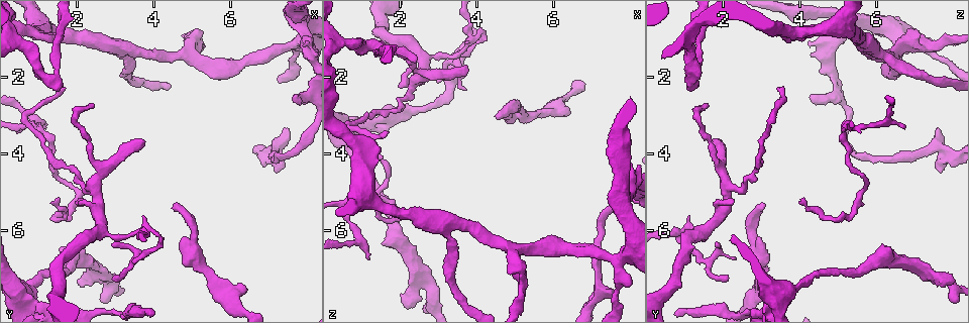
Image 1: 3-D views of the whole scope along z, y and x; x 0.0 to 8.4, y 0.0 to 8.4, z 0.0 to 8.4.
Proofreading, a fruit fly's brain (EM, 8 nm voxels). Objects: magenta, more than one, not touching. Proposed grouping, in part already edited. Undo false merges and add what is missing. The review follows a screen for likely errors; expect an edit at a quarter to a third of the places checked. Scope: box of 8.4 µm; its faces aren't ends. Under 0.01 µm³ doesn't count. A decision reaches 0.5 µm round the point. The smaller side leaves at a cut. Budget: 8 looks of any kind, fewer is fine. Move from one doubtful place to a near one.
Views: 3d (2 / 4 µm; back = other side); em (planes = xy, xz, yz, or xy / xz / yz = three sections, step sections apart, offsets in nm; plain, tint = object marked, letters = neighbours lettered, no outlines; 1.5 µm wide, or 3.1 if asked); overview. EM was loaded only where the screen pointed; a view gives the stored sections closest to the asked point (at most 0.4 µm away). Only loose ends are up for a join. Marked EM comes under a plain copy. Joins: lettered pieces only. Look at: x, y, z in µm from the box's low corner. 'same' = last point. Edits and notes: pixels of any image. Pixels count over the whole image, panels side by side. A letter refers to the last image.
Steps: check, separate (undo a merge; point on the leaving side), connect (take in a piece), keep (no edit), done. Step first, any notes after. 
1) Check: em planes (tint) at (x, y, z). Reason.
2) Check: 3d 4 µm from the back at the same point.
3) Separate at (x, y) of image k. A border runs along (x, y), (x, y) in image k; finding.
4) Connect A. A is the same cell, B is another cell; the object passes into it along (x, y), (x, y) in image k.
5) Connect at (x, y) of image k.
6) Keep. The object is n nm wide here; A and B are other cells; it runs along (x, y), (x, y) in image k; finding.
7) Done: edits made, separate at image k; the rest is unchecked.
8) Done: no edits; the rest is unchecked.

Check: em xz step 4 (letters) at (0.85, 3.05, 6.30). Abrupt turn.

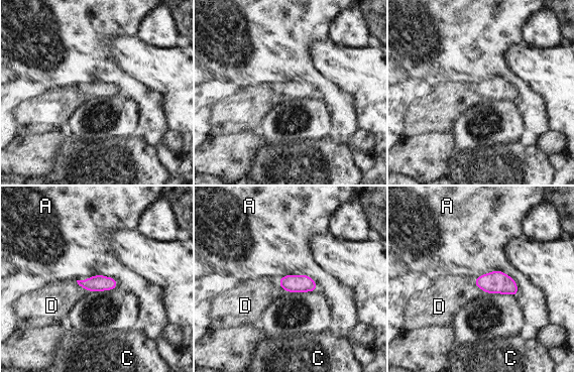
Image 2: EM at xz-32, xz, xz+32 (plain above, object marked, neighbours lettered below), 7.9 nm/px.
Check: em planes (letters) at the same point. Cut it another way.

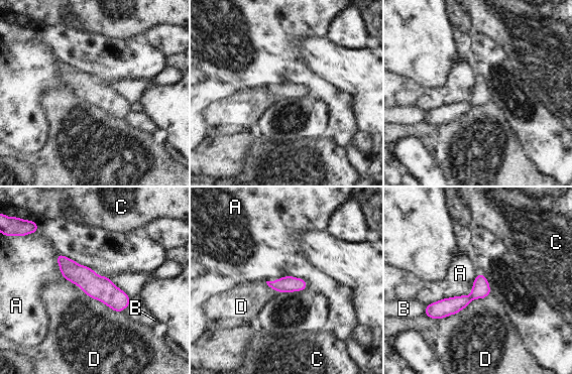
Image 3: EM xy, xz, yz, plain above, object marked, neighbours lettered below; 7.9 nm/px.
Keep. The longest contact is with D, 550 nm; A, B, C and D are other cells; a border runs along (478, 273), (468, 295), (425, 306) in image 3; continuous, no second cell.

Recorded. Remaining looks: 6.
Check: 3d 2 µm at (1.35, 1.05, 4.10). Free end.

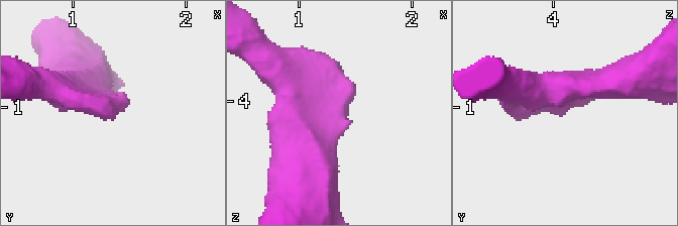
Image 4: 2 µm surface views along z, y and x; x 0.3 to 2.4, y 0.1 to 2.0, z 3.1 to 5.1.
Check: em planes (letters) at (1.40, 1.02, 4.12).

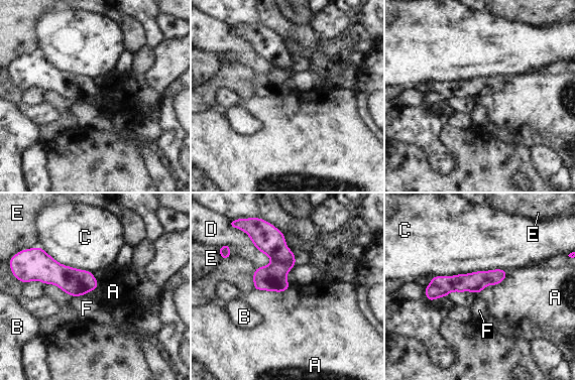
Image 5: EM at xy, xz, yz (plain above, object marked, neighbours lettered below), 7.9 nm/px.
Keep. A, B, C, D, E and F are other cells; the arms are 280, 320 nm wide; none of them fits.

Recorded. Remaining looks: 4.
Check: em yz step 8 (letters) at (3.80, 3.65, 1.75). Free end.

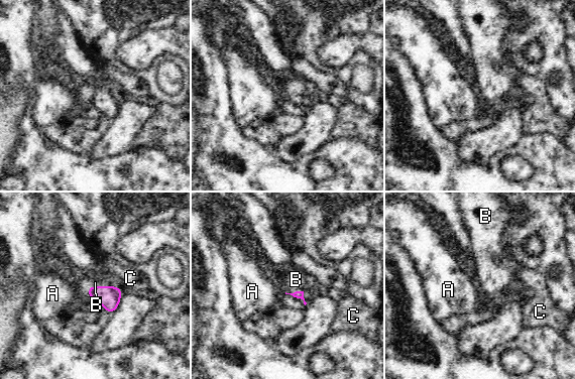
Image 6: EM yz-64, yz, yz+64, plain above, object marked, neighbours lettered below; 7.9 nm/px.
Check: em planes (letters) at the same point. Another direction.

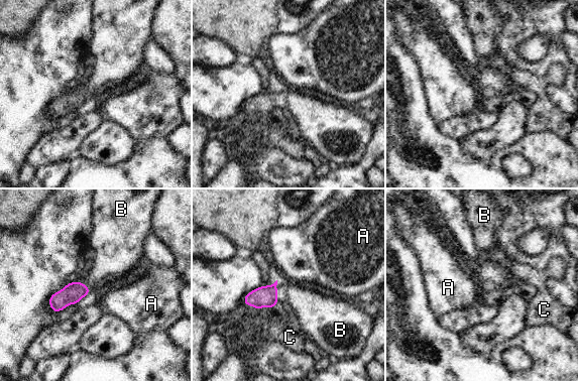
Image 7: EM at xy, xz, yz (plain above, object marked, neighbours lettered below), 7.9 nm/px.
Connect B. The longest contact is with B, 170 nm; B is the same cell, A and C are other cells; the object passes into it along (262, 296), (276, 291), (305, 304) in image 7; it goes on there.

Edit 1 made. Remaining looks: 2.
Done: edits made, connect at image 7; the rest is unchecked.

